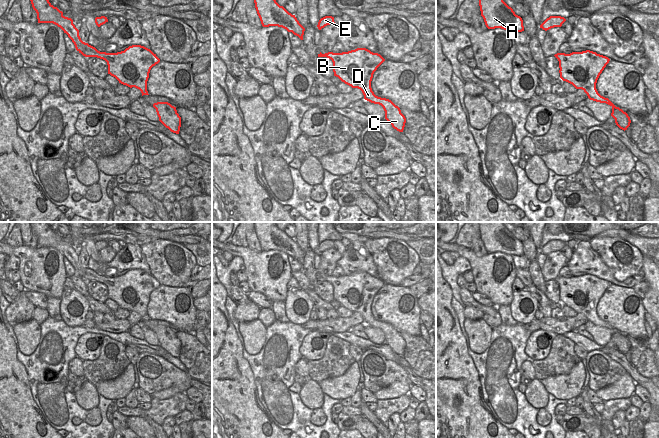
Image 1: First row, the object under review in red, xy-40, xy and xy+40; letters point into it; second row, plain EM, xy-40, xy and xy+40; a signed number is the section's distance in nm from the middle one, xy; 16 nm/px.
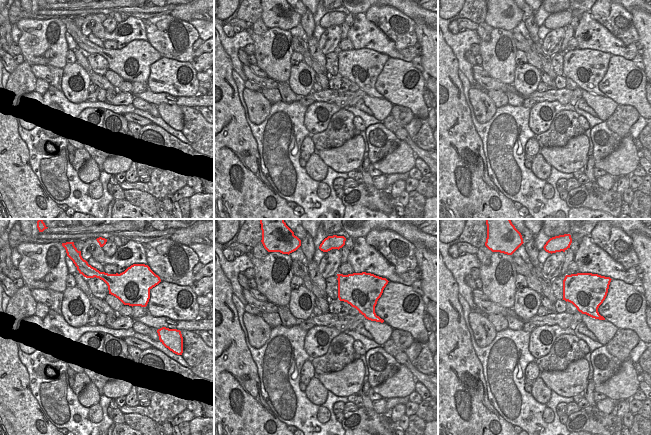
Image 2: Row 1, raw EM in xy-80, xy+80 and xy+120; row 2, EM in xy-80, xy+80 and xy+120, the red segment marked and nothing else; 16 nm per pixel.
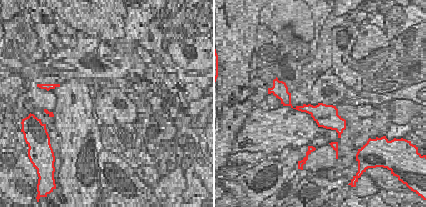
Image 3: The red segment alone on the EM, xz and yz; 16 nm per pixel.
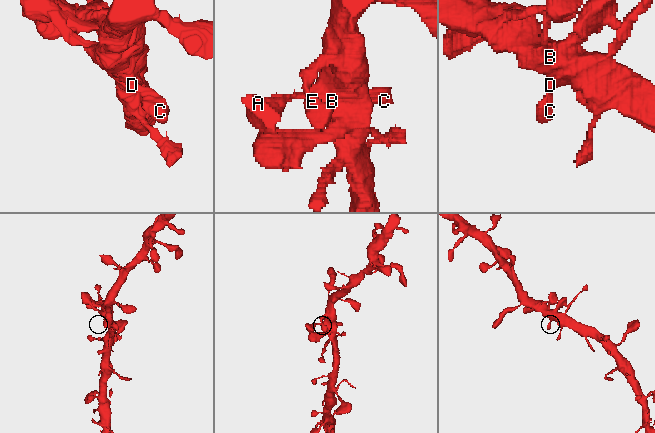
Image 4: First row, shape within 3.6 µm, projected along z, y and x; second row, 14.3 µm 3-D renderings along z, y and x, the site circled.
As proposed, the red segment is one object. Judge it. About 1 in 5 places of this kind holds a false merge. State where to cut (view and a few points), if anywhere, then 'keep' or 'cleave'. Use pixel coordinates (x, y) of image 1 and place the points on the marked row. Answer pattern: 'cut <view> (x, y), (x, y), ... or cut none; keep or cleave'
cut none; keep

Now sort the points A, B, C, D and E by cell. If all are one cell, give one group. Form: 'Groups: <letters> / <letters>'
Groups: A B C D E

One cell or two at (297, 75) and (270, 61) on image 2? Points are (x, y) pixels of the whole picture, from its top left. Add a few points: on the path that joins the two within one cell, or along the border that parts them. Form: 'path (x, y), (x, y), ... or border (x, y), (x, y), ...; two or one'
border (291, 65), (287, 81); two

